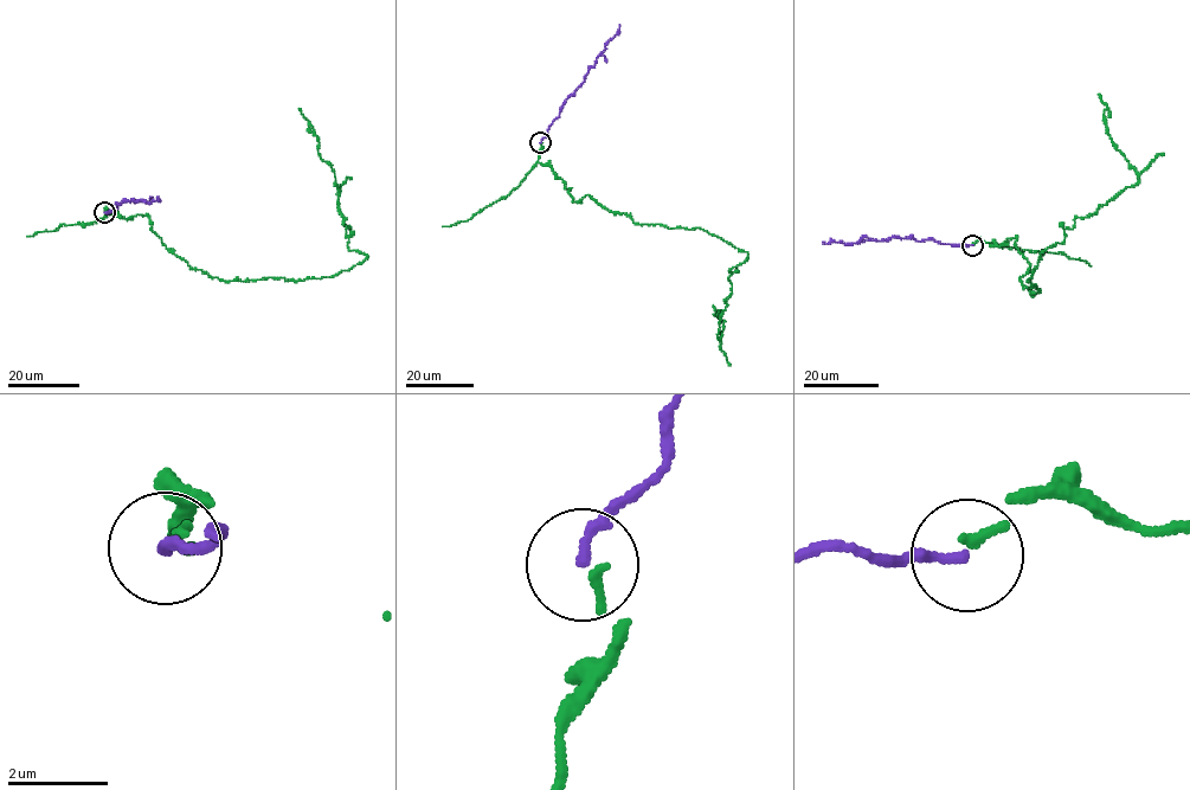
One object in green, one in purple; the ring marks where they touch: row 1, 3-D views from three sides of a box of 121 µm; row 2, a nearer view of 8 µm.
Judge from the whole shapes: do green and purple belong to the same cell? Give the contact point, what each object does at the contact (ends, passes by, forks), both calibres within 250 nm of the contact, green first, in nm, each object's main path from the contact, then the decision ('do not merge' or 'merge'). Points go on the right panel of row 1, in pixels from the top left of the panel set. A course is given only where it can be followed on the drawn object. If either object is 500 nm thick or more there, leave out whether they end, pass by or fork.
(972, 245) | green ends | purple ends | 190/200 nm | green via (973, 244), (1016, 237), (1030, 265), (1020, 280), (1037, 293), (1041, 254), (1136, 185), (1099, 94) | purple via (972, 245), (911, 237), (854, 243), (823, 242) | merge

